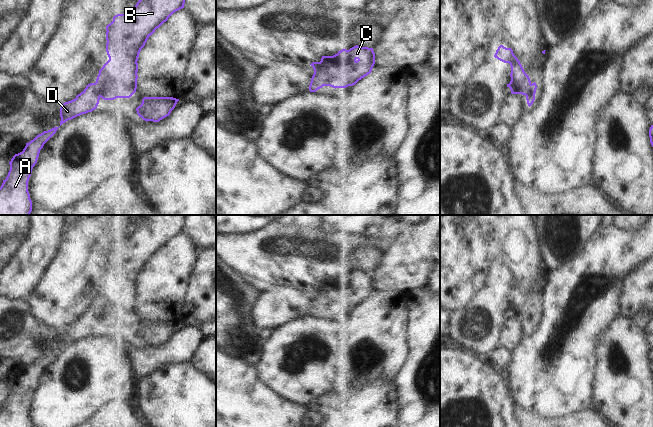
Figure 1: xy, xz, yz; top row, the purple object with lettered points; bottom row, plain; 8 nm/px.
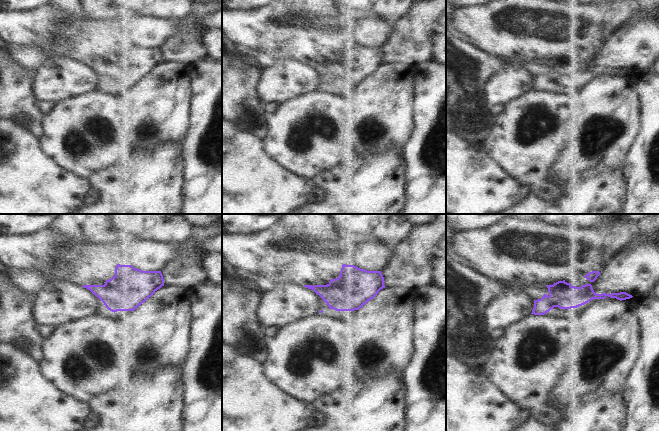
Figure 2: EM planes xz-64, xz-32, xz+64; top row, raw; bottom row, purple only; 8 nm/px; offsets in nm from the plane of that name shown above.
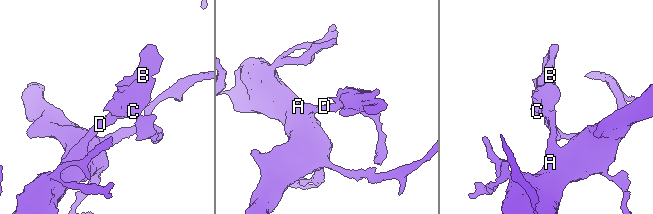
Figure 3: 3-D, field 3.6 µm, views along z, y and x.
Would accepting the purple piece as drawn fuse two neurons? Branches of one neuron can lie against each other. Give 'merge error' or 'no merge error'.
no merge error

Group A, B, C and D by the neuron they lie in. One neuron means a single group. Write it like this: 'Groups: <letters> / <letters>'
Groups: A B C D

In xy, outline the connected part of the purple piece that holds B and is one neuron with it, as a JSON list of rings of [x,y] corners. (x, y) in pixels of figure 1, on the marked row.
[[[139,0],[130,14],[117,14],[106,26],[106,52],[109,60],[99,70],[95,83],[86,86],[75,99],[60,108],[60,126],[82,114],[92,112],[99,100],[130,98],[137,89],[138,57],[148,38],[176,11],[184,8],[185,0]]]

